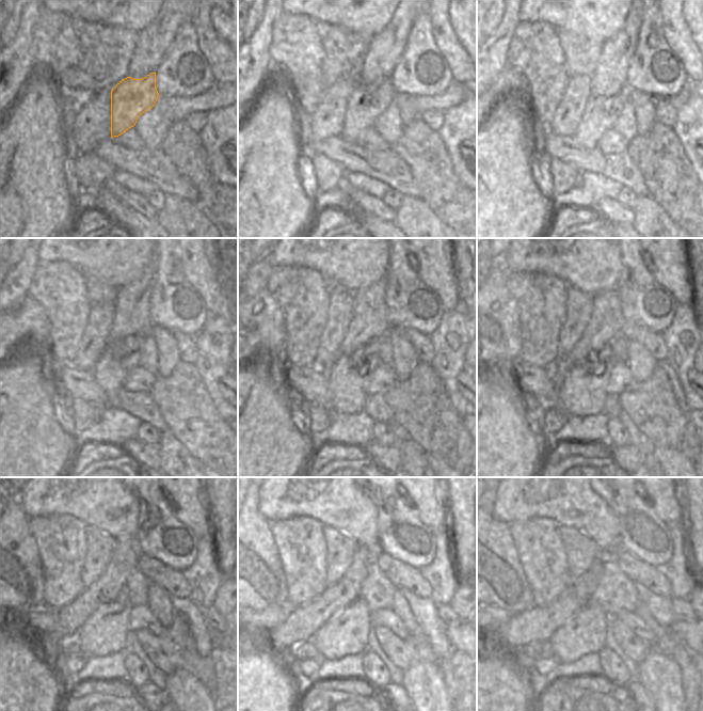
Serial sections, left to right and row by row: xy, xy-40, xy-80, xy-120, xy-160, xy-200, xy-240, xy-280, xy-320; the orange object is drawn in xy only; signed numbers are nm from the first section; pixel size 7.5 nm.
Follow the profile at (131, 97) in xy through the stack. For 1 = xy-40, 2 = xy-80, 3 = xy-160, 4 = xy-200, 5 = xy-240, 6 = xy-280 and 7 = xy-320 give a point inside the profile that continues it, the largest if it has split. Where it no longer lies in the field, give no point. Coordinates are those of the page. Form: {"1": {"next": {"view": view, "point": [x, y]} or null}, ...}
{"1": {"next": {"view": "xy-40", "point": [367, 103]}}, "2": {"next": {"view": "xy-80", "point": [601, 112]}}, "3": {"next": {"view": "xy-160", "point": [347, 377]}}, "4": {"next": {"view": "xy-200", "point": [581, 392]}}, "5": {"next": {"view": "xy-240", "point": [104, 633]}}, "6": {"next": {"view": "xy-280", "point": [346, 633]}}, "7": {"next": {"view": "xy-320", "point": [585, 633]}}}

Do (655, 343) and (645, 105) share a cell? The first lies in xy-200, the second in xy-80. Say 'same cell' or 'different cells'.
different cells

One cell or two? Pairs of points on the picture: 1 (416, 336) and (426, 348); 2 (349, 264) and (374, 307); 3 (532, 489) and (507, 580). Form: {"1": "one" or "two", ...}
{"1": "one", "2": "two", "3": "two"}

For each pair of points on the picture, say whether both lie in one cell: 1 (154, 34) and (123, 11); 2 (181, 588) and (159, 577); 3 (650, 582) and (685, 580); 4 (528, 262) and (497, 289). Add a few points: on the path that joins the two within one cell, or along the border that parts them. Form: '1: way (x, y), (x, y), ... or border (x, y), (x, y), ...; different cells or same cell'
1: border (159, 11), (139, 32); different cells
2: way (176, 584), (164, 577); same cell
3: border (655, 567), (669, 582), (671, 586), (670, 597); different cells
4: border (497, 262), (508, 272); different cells

